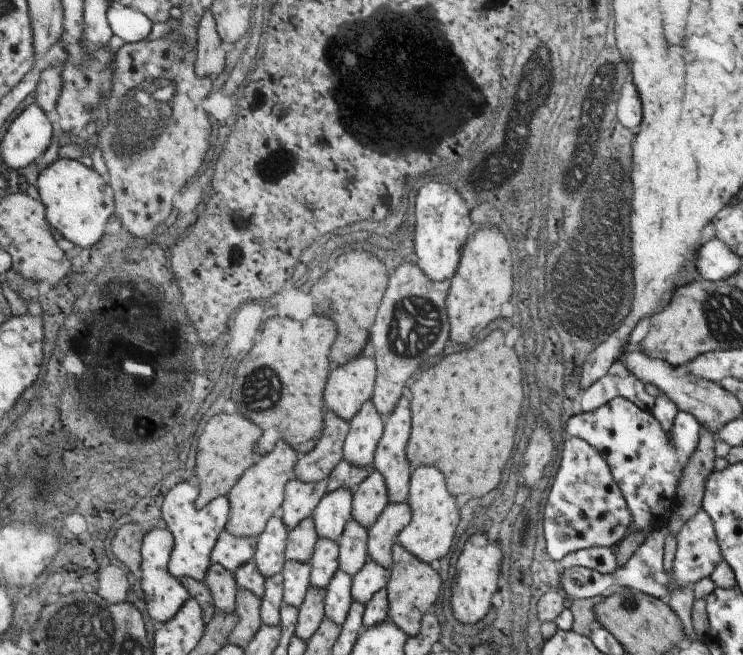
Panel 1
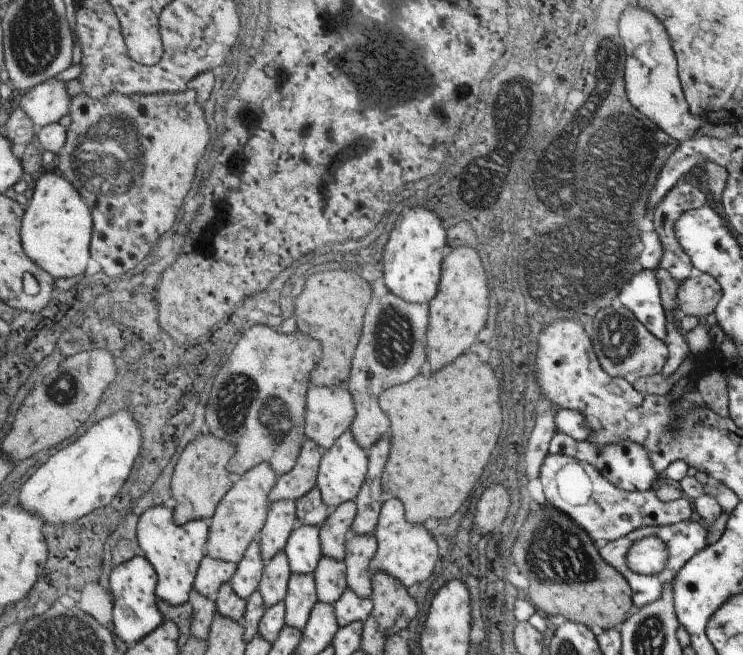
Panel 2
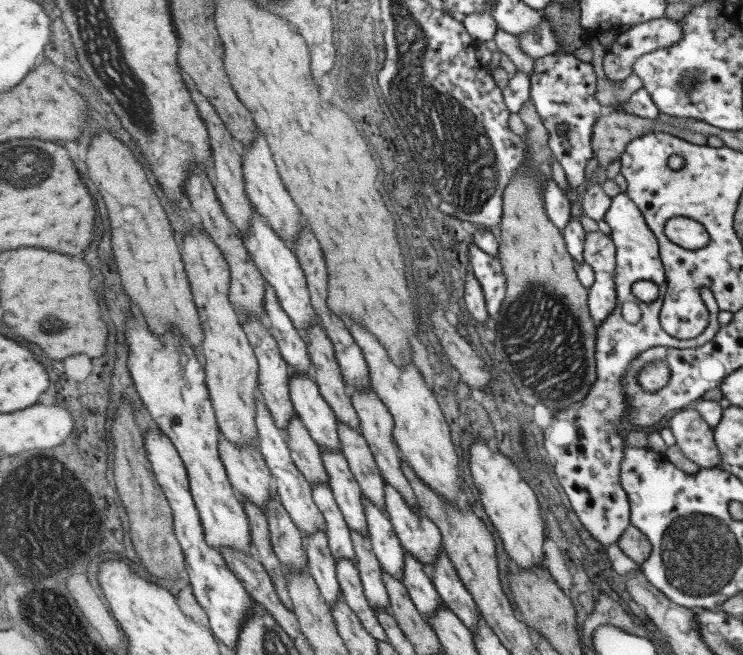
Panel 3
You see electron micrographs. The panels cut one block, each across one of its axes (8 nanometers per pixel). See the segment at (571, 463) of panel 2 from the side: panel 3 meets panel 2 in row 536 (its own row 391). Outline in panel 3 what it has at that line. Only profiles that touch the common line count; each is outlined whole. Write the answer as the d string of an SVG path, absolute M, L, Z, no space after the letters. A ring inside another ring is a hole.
M617 194L607 202L607 212L603 220L611 228L609 238L613 240L613 246L615 246L615 296L617 300L615 300L613 312L597 326L597 340L595 340L597 378L583 402L577 402L569 406L567 410L553 412L553 420L549 428L541 432L543 432L545 454L551 462L551 468L559 484L563 486L563 492L571 504L571 510L597 542L601 542L603 546L611 546L631 526L629 500L623 492L623 486L619 484L619 472L621 472L621 462L623 462L623 452L627 448L627 442L621 440L617 426L627 422L629 408L631 408L629 402L625 400L621 378L629 370L633 358L643 354L645 350L651 350L655 346L687 350L687 348L699 348L711 342L717 330L721 328L721 324L717 322L717 314L721 310L711 290L701 288L701 298L709 312L707 328L703 330L703 334L689 340L679 340L679 338L669 336L661 328L661 322L659 322L661 298L657 298L651 304L645 304L645 302L639 302L639 298L635 298L633 294L633 286L639 286L641 282L653 282L661 288L661 296L665 294L667 278L665 278L665 270L661 268L657 236L649 230L643 214L627 198L627 194ZM625 302L635 302L639 306L641 316L635 324L629 324L621 318L621 306Z

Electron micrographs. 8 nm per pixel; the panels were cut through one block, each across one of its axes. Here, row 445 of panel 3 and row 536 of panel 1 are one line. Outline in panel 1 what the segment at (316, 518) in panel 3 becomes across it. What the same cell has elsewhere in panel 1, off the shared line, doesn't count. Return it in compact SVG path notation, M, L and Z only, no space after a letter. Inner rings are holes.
M277 514L275 518L269 520L265 532L259 536L259 550L255 552L255 566L261 572L263 578L273 578L277 574L283 574L283 568L287 564L285 558L285 548L287 548L287 538L289 530L285 528L281 516Z

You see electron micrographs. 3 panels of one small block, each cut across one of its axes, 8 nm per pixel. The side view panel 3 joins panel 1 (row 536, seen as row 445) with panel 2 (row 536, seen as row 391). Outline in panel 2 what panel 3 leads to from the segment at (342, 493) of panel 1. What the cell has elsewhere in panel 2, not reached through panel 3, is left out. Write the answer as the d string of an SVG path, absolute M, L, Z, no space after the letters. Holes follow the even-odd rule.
M299 524L297 530L289 538L285 552L289 556L293 576L315 574L319 568L319 562L325 556L323 546L321 546L321 528Z

